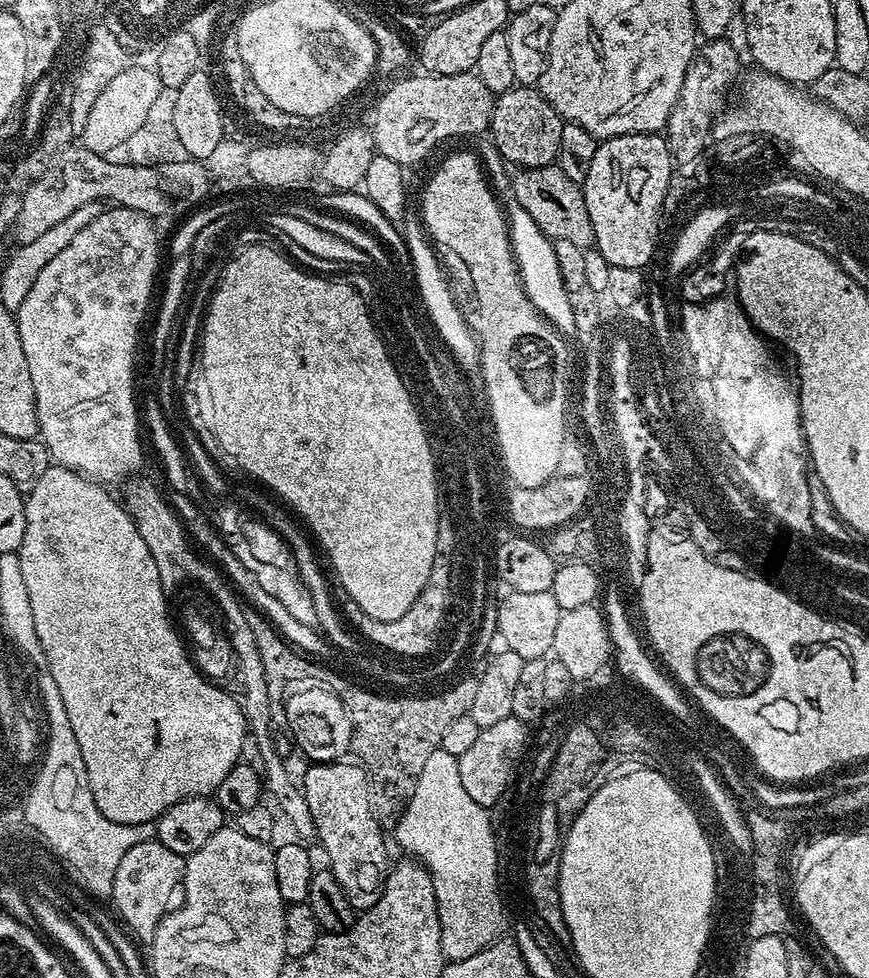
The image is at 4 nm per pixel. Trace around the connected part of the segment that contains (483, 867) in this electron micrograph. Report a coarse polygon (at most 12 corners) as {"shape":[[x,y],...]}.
{"shape":[[437,747],[394,829],[432,875],[442,954],[505,931],[489,809]]}

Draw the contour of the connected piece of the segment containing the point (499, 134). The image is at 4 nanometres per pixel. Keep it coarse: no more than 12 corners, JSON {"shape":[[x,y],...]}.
{"shape":[[535,87],[495,97],[491,143],[520,170],[556,164],[565,123]]}

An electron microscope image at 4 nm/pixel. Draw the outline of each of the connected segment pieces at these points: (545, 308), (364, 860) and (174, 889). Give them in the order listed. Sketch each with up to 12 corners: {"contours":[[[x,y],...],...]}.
{"contours":[[[518,203],[506,208],[512,254],[529,302],[561,334],[573,297],[552,240]],[[312,764],[302,791],[345,901],[376,904],[390,868],[367,772]],[[138,842],[114,874],[110,903],[150,942],[180,906],[185,857]]]}

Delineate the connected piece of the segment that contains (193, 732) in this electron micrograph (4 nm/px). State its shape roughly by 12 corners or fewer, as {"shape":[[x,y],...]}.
{"shape":[[50,466],[20,569],[98,810],[241,763],[103,483]]}

